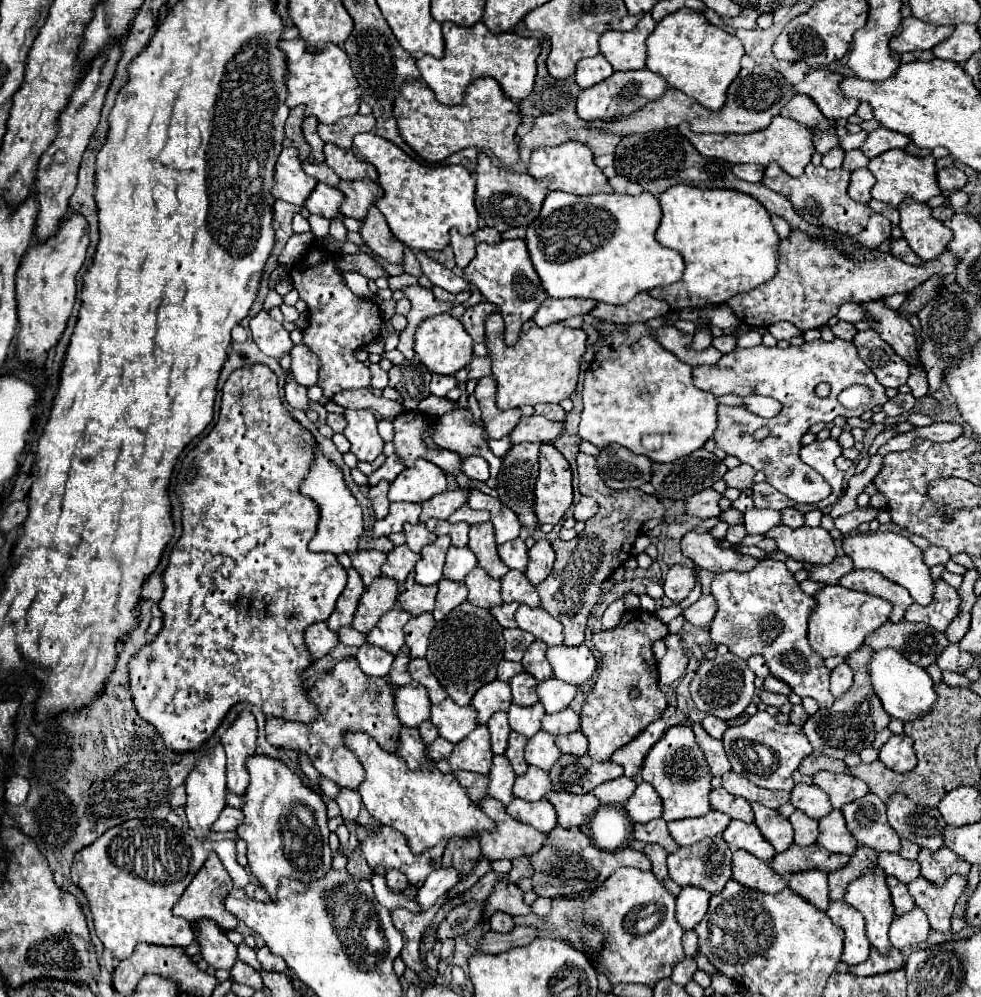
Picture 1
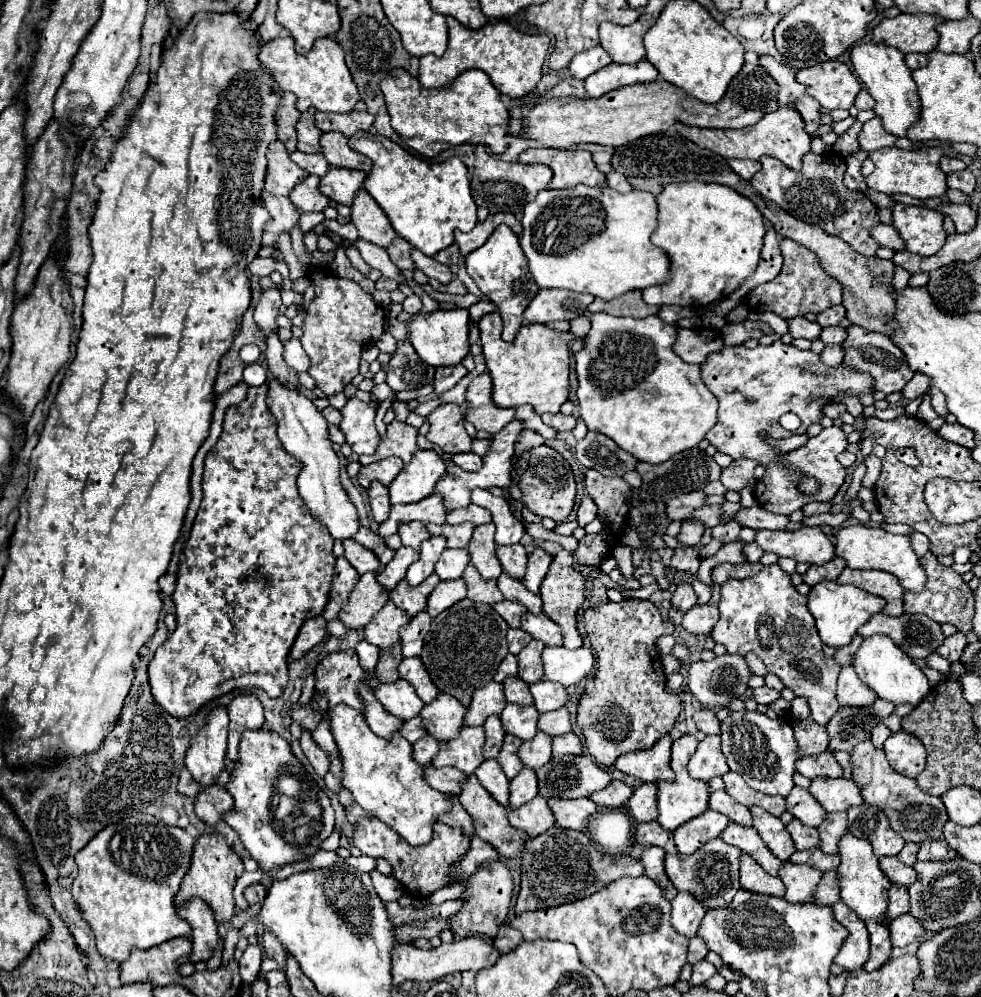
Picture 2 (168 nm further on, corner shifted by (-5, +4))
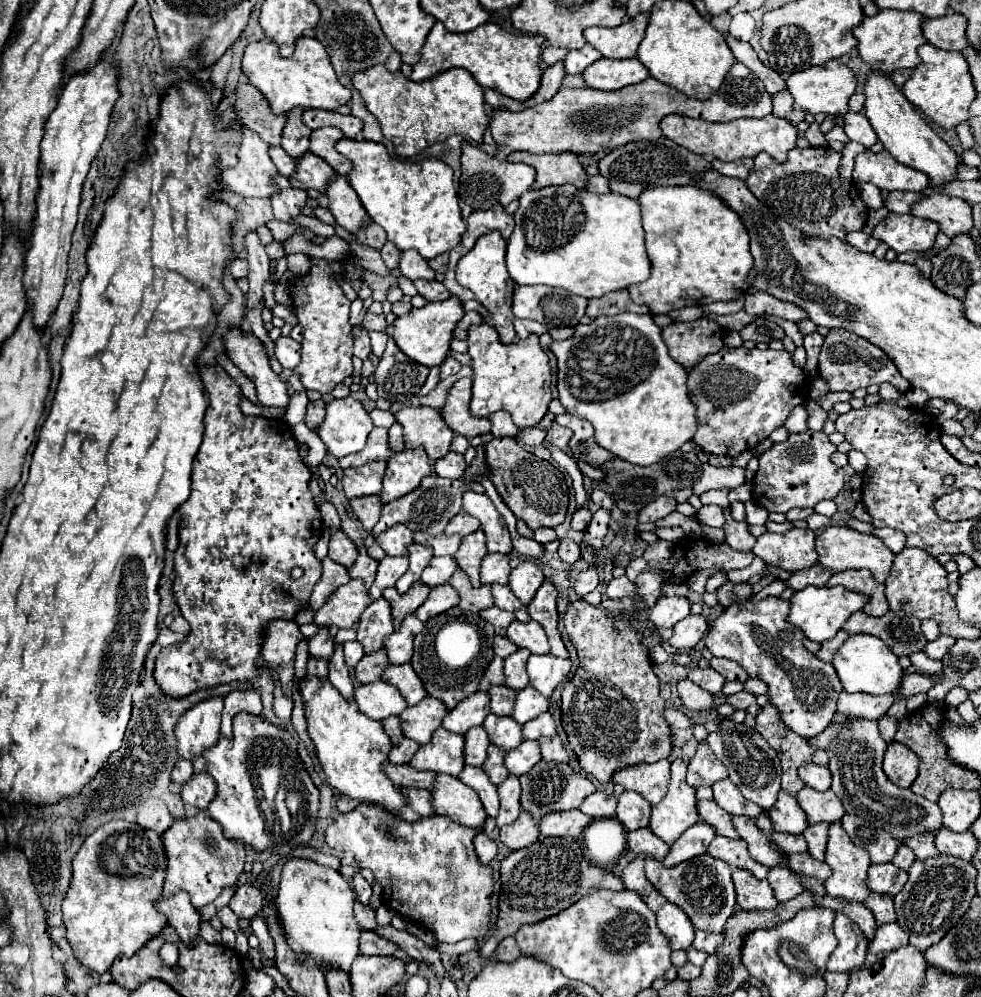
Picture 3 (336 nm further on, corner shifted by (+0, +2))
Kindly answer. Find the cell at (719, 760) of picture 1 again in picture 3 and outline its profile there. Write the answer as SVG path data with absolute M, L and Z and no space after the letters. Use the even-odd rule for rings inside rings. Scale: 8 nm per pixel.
M701 742L697 754L687 766L687 784L693 788L699 786L713 786L715 782L727 778L727 768L715 758L707 742Z

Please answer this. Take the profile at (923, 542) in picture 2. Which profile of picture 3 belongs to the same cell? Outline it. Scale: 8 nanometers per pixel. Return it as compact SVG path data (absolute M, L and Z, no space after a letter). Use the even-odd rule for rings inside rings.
M875 528L871 534L877 536L877 538L881 538L885 542L885 546L889 550L893 550L893 554L899 554L905 548L905 534L897 532L897 530L891 530L891 528Z

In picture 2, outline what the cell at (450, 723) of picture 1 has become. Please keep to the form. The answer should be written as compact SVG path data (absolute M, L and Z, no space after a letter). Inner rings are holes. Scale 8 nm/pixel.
M438 694L434 702L422 708L420 716L428 734L446 742L454 740L460 734L460 728L464 726L466 708L454 696Z

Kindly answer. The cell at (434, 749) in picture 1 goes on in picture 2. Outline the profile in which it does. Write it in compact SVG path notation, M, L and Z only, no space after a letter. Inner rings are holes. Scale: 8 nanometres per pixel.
M424 736L422 740L418 740L414 746L414 760L418 764L430 764L430 760L436 756L436 752L440 750L440 740L436 740L434 736Z

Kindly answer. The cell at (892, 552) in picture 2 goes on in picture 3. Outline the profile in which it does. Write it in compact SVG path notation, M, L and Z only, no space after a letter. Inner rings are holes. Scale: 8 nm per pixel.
M827 526L817 536L815 550L819 554L817 562L821 566L825 566L827 570L843 572L843 570L851 570L851 568L867 568L867 570L871 570L871 574L877 582L885 582L885 578L889 576L893 558L895 558L895 554L883 544L883 540L879 540L871 534L861 534L861 532L847 528L847 526Z

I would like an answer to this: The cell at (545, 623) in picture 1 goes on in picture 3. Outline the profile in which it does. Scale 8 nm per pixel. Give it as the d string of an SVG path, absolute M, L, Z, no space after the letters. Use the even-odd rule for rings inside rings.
M513 622L507 628L507 638L515 642L517 648L527 648L531 654L549 654L549 644L545 630L535 622Z

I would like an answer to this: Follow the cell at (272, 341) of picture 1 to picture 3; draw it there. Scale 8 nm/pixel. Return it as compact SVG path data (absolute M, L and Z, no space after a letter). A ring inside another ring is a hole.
M249 232L245 236L245 250L247 250L247 262L249 262L249 292L245 296L247 308L257 306L263 300L263 282L269 276L269 258L263 250L263 244L257 236L257 232Z

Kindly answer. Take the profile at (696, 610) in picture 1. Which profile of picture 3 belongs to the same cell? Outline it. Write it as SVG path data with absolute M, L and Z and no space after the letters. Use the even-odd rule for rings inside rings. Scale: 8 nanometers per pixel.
M701 614L699 616L687 616L681 622L677 622L677 626L673 628L673 636L669 638L669 644L677 650L693 650L695 644L707 632L707 628L709 626Z

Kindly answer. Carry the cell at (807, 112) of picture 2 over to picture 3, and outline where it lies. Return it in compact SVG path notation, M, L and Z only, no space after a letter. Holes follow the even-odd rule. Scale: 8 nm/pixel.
M781 90L779 94L773 94L773 114L785 120L791 120L795 126L805 118L803 110L793 110L793 98L787 90Z

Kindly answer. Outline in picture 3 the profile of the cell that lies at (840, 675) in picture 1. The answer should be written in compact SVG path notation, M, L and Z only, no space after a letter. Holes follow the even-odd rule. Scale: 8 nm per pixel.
M841 692L839 702L837 702L837 714L845 716L857 716L857 718L869 718L869 720L879 720L881 716L887 714L887 710L893 704L893 696L871 696L871 694L847 694Z

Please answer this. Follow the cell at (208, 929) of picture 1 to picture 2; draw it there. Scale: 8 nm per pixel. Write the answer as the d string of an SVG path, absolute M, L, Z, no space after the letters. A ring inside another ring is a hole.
M200 898L178 908L178 914L192 924L192 962L208 962L218 950L218 922L208 904Z

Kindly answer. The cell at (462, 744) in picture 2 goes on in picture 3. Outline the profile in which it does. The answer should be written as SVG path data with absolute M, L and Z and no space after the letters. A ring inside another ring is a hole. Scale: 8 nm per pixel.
M437 728L431 742L419 746L415 758L411 758L409 766L415 770L431 770L457 776L463 770L463 736L447 732L445 728Z

